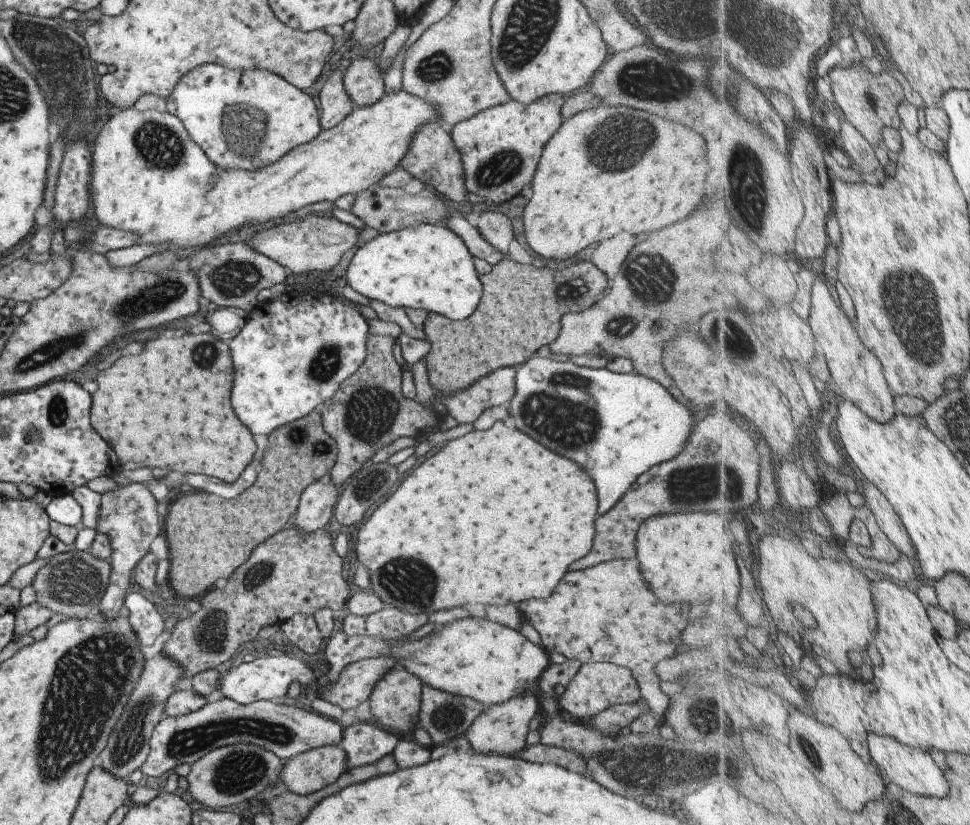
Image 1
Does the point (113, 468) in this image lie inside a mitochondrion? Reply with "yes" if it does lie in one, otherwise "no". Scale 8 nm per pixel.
no

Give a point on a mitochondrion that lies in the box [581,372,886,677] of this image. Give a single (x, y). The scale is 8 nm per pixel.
(696, 484)

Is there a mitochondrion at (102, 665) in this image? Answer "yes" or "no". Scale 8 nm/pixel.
yes

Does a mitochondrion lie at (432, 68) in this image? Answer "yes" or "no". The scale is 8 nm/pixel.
yes

